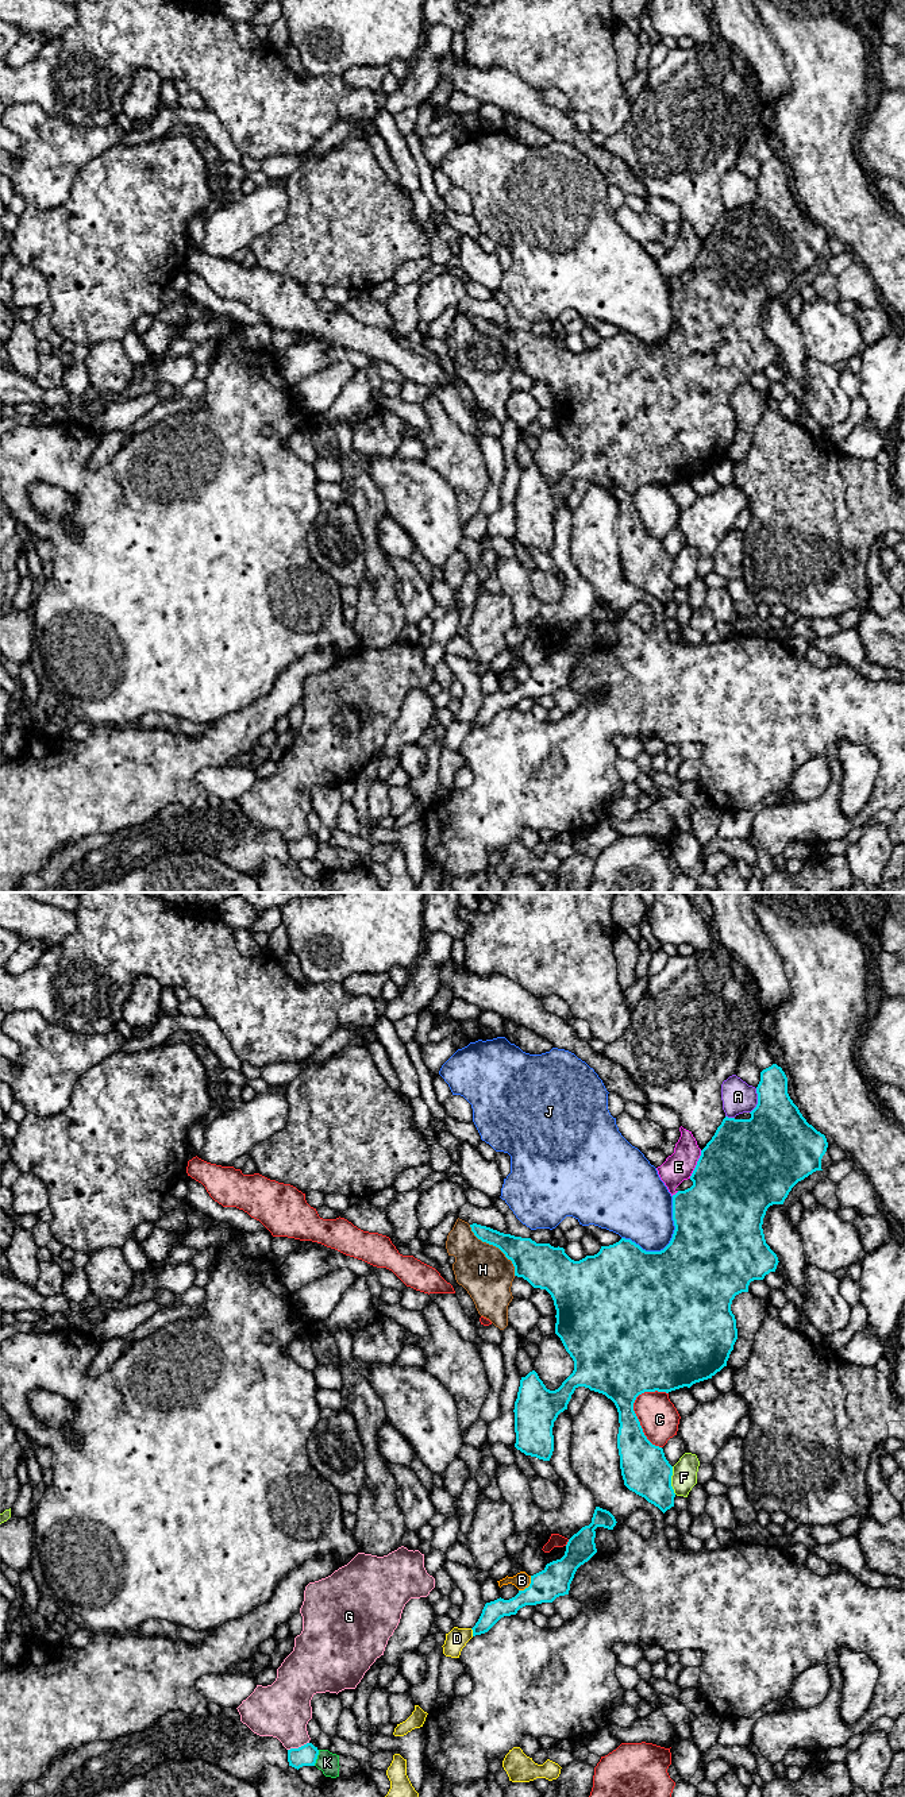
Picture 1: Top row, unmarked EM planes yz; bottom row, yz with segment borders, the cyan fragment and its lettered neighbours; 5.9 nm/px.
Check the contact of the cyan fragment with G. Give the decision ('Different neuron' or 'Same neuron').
Different neuron

